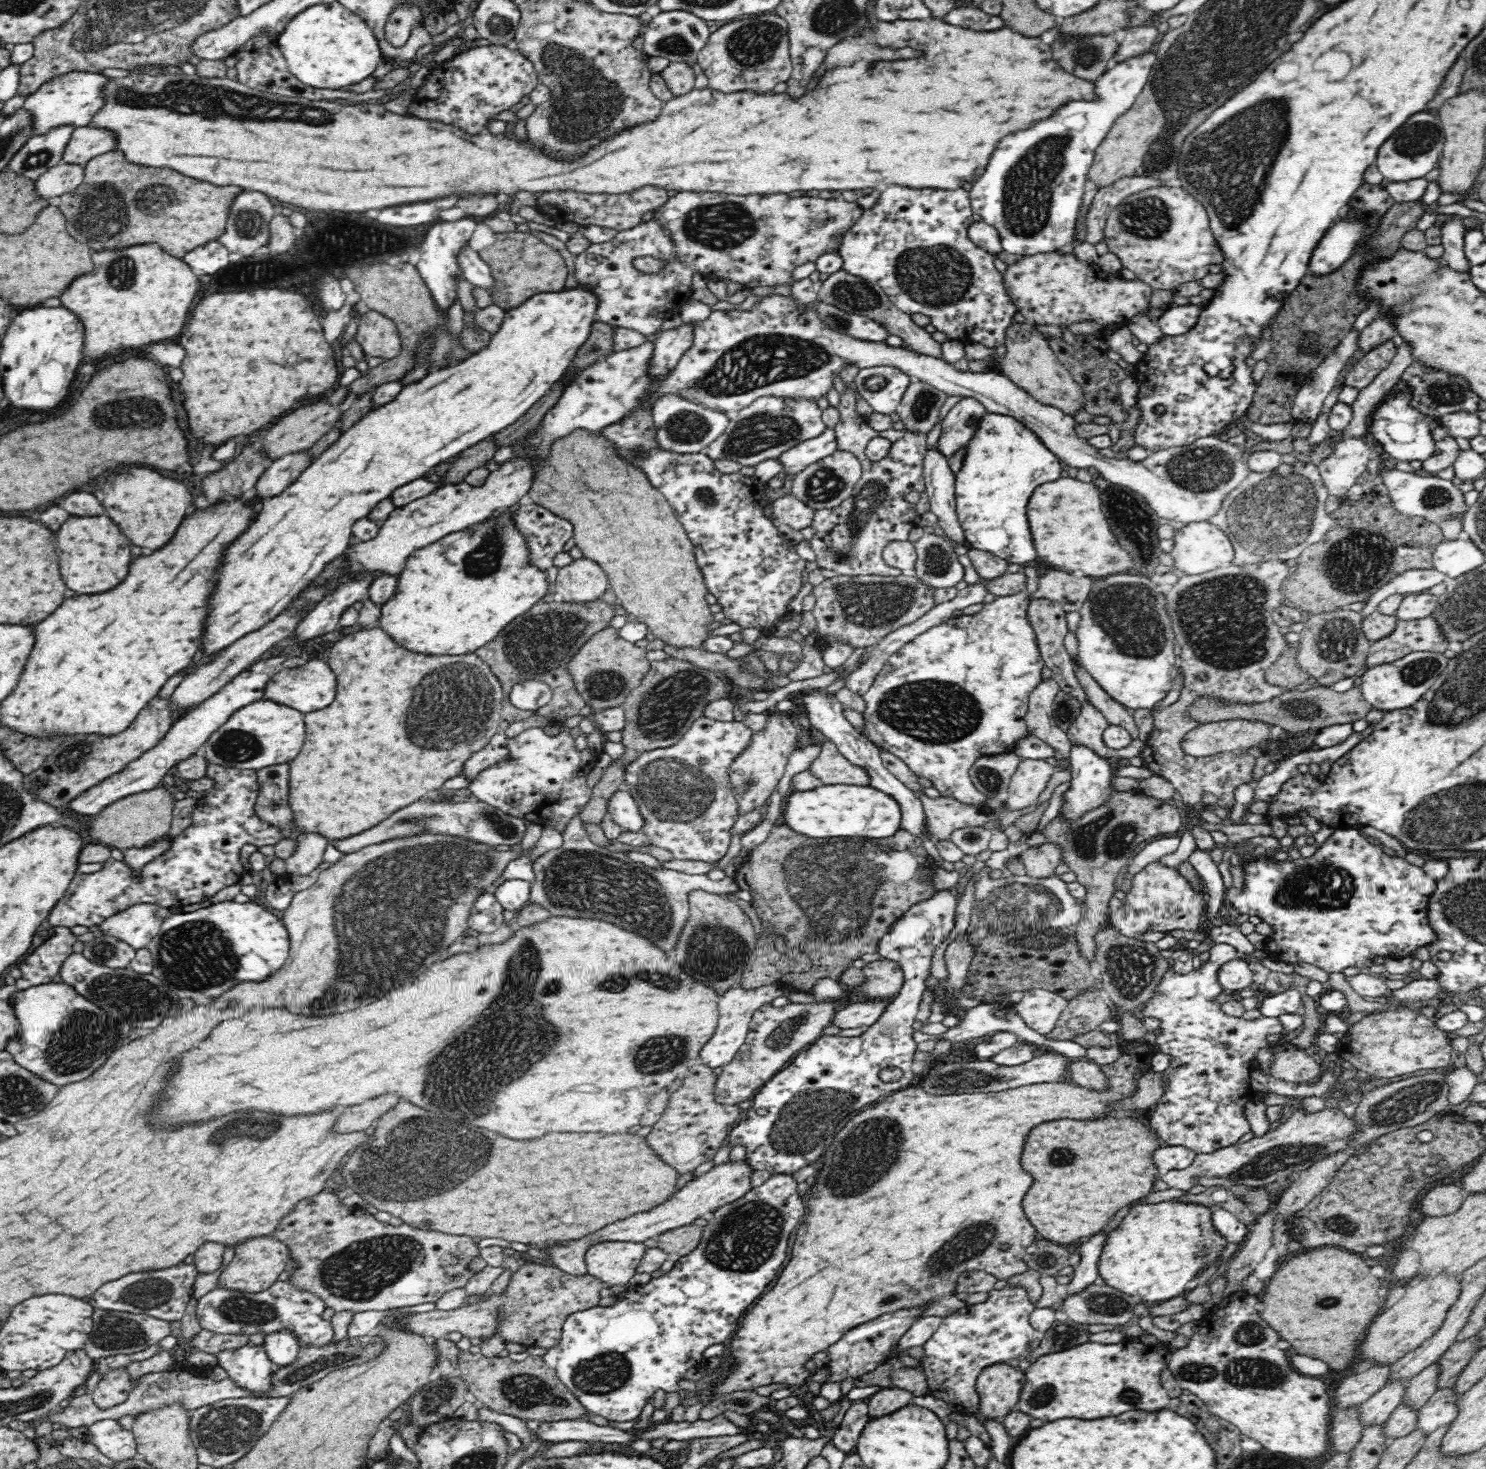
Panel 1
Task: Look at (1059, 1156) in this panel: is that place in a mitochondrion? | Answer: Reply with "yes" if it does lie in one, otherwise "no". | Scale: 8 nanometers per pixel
yes

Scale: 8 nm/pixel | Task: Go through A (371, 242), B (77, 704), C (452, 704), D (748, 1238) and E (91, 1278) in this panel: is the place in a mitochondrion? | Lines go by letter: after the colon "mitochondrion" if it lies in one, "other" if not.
A: mitochondrion
B: other
C: mitochondrion
D: mitochondrion
E: other

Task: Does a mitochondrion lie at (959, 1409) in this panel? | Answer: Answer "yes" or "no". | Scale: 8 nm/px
no

